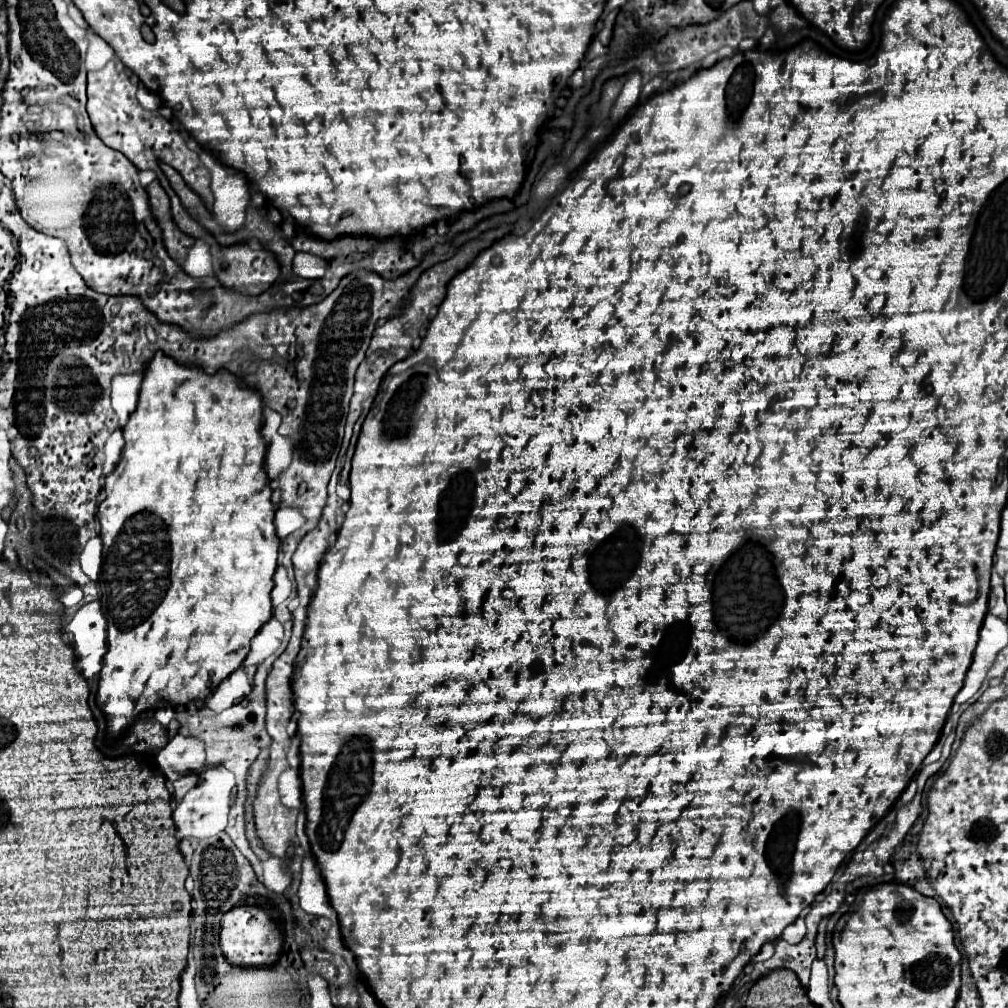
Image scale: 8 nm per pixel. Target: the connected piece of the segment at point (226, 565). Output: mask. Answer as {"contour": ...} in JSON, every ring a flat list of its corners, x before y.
{"contour":[[155,354,151,360,149,360,149,366,145,368,145,374,143,374,143,382,141,382,141,392,139,392,139,402,137,402,137,408,135,412,129,416,127,424,123,426,123,438,125,438,125,450,121,454,121,462,117,462,113,474,105,476,105,492,107,492,107,498,99,504,99,520,101,520,101,540,103,540,103,568,101,568,101,576,99,580,99,600,103,604,103,614,107,618,107,654,103,658,103,670,101,670,101,678,99,678,99,690,97,690,97,706,103,710,103,714,109,718,109,734,111,736,117,736,121,734,125,728,129,728,135,720,137,714,145,712,145,710,153,710,159,702,169,702,171,706,177,706,177,704,187,704,189,700,199,700,199,698,205,698,211,694,211,690,221,682,225,680,233,670,237,670,241,666,241,662,245,660,247,652,249,652,249,642,251,638,257,634,257,630,273,616,271,608,271,588,273,588,273,574,275,574,275,568,277,568,277,554,279,554,279,546,281,546,281,540,277,538,277,532,275,532,275,504,271,502,271,486,269,486,269,476,265,472,265,454,267,454,267,442,261,434,261,426,263,426,263,398,261,394,257,394,257,390,249,390,249,386,241,386,241,382,237,382,237,378,233,378,233,374,225,374,225,370,221,370,221,374,215,374,213,378,209,378,209,374,201,374,201,370,197,370,197,366,177,366,177,362,173,362,173,358,165,358,165,354]]}

